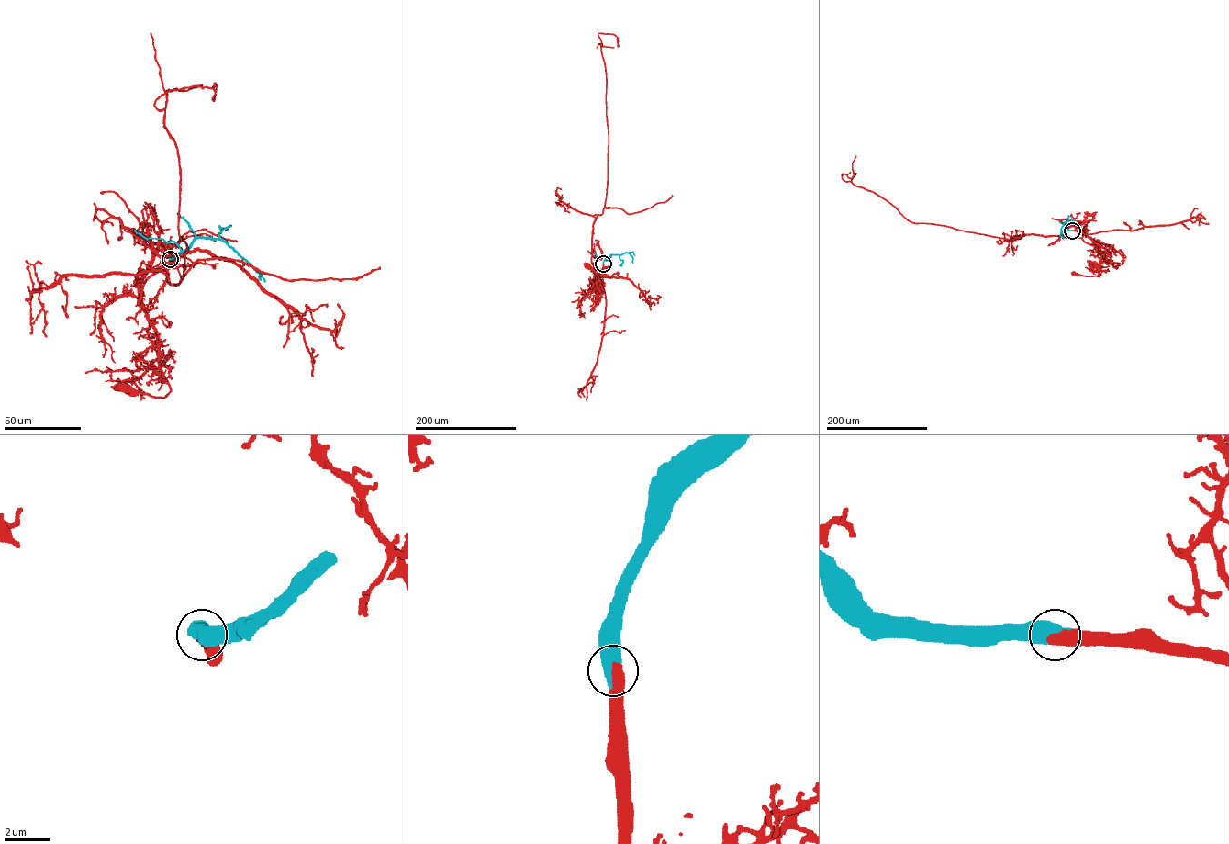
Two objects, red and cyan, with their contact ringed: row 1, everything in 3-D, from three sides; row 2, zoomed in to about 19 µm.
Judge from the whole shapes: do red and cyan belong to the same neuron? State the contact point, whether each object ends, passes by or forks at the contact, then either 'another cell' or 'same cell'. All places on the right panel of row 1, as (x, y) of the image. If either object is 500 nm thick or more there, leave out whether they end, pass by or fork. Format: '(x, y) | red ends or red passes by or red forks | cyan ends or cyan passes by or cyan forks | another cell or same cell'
(1072, 230) | same cell

